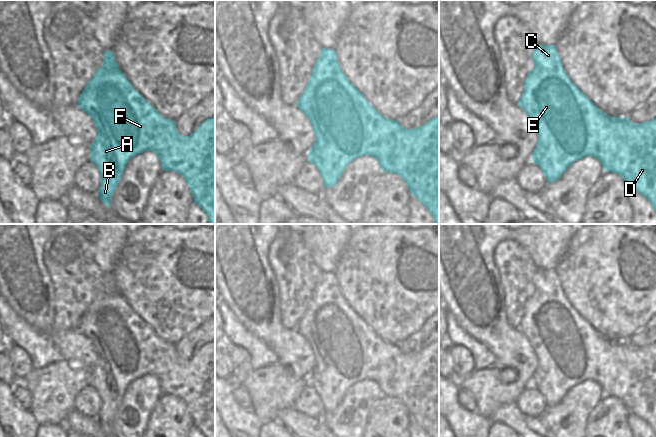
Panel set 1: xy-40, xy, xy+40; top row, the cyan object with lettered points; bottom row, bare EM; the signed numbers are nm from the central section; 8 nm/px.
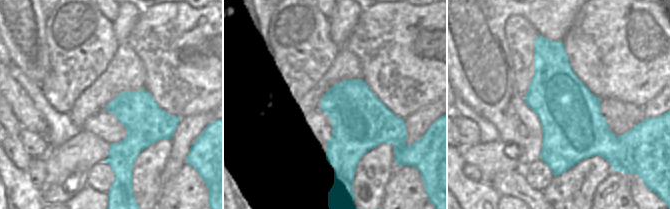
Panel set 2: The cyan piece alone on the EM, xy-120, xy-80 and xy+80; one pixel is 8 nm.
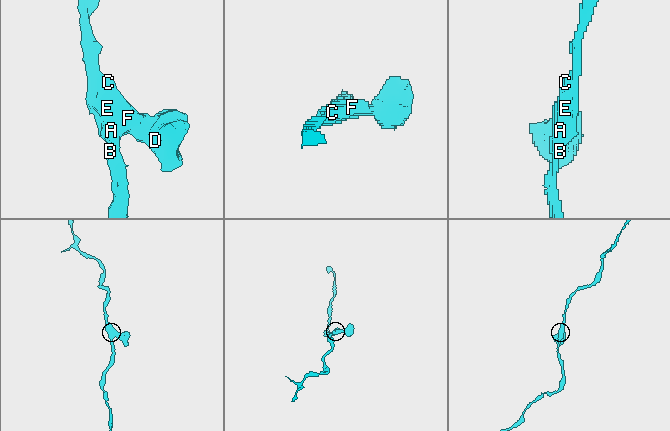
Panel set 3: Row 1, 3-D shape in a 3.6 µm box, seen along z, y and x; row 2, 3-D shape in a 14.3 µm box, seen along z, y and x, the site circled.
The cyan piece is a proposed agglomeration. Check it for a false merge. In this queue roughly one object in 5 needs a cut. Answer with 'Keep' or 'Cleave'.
Keep

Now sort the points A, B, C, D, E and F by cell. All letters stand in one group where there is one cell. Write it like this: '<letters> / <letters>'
A B C D E F

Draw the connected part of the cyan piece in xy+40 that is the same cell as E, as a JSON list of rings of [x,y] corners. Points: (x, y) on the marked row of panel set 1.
[[[537,45],[532,60],[534,68],[526,76],[518,105],[526,112],[538,134],[532,161],[546,176],[546,183],[557,181],[575,161],[591,155],[602,164],[604,171],[617,173],[630,189],[643,195],[656,210],[656,118],[645,123],[633,123],[628,117],[611,117],[601,111],[570,80],[556,45]]]

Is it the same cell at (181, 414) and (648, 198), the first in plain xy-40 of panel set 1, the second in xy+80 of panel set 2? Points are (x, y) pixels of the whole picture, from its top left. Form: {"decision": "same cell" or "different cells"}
{"decision": "different cells"}

